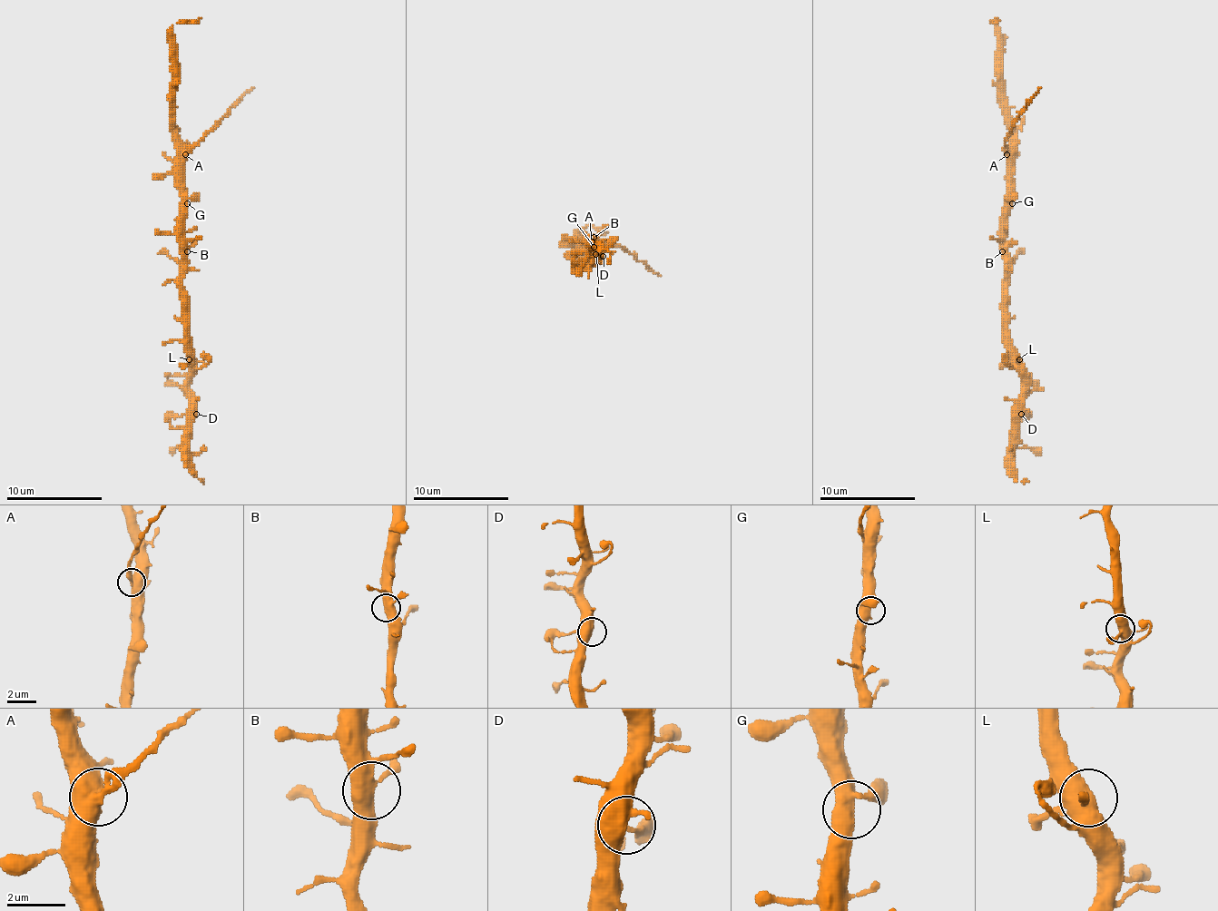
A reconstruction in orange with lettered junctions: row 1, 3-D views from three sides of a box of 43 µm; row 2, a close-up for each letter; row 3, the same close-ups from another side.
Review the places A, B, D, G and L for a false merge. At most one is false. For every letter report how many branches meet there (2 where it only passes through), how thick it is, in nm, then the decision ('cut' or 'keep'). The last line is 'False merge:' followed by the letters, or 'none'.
A: 2 | 550 nm | cut
B: 4 | 460 nm | keep
D: 2 | 500 nm | keep
G: 3 | 440 nm | keep
L: 4 | 440 nm | keep
False merge: A

